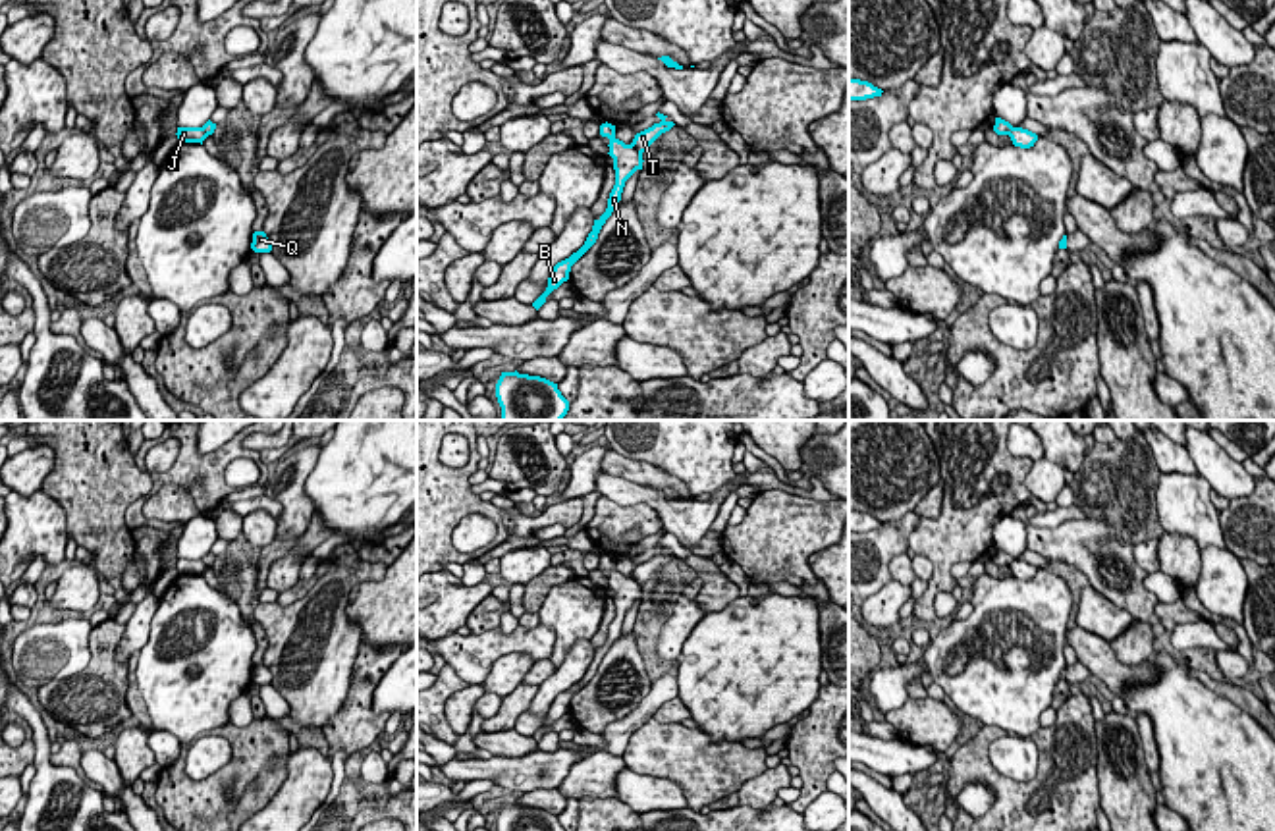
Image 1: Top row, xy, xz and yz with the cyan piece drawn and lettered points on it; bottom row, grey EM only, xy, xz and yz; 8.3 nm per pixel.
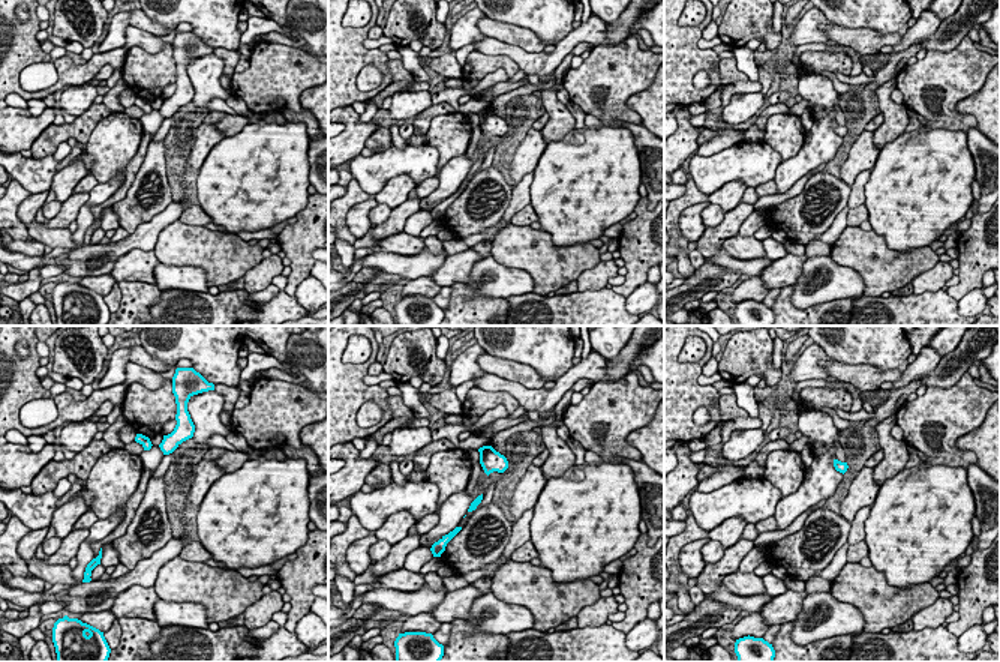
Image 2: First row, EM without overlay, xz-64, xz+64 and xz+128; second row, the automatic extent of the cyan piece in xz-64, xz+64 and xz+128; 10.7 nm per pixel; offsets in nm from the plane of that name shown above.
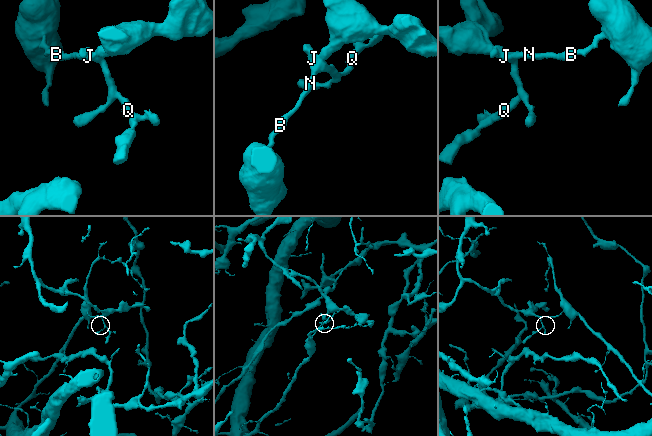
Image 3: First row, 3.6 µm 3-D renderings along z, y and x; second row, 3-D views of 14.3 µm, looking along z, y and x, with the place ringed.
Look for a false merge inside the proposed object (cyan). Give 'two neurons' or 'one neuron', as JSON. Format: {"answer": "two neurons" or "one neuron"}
{"answer": "two neurons"}

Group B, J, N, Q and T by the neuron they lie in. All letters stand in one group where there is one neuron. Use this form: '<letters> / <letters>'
B J N Q / T

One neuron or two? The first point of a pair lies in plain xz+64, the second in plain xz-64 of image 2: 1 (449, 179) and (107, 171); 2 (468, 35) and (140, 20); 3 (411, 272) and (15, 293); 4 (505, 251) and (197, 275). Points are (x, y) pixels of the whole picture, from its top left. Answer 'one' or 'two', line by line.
1: two
2: two
3: two
4: two

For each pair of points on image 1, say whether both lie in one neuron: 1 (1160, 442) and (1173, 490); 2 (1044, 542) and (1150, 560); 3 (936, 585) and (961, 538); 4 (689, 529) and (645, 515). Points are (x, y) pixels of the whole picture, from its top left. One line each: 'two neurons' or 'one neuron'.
1: two neurons
2: two neurons
3: one neuron
4: two neurons

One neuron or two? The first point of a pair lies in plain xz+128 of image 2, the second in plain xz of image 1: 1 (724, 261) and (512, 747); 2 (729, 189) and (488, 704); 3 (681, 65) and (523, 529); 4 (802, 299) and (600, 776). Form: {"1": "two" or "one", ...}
{"1": "two", "2": "two", "3": "one", "4": "two"}

